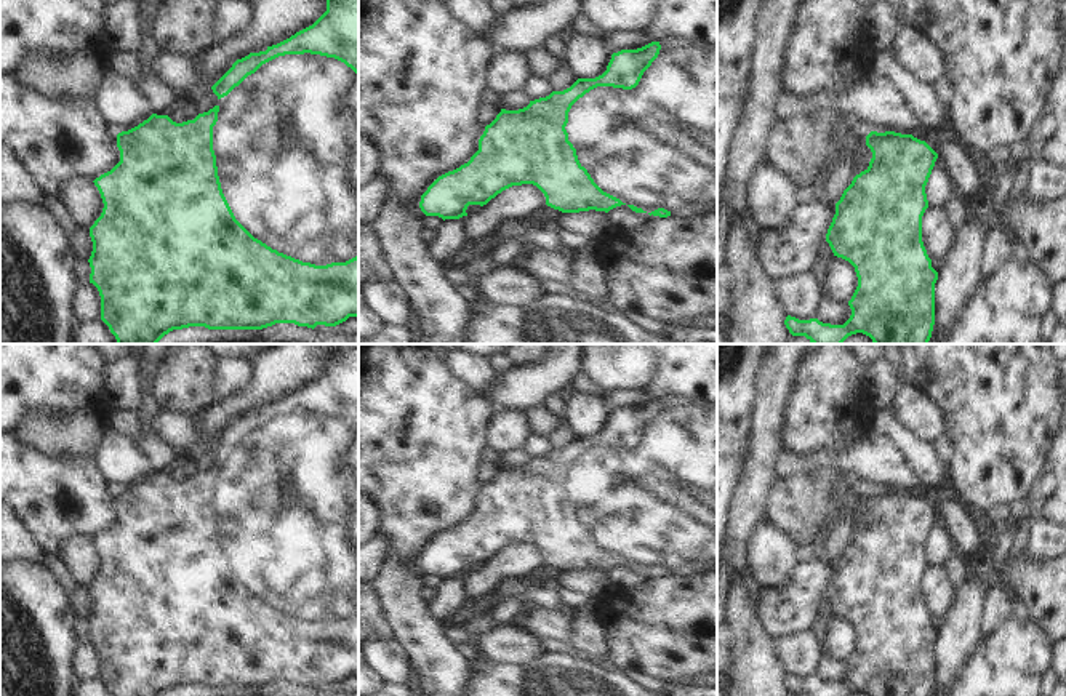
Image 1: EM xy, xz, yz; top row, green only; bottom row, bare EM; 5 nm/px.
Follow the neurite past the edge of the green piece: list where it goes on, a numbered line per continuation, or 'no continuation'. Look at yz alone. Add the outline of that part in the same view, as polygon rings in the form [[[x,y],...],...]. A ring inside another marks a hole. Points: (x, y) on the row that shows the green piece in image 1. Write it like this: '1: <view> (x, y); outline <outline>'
no continuation

